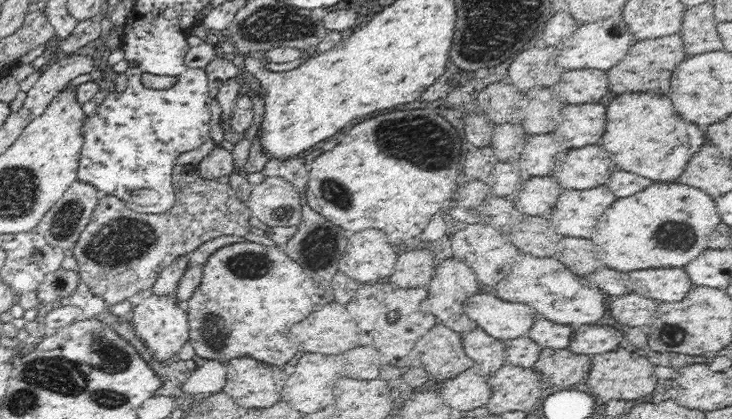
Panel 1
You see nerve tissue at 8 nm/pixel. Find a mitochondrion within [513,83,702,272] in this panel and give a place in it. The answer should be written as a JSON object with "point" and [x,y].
{"point":[675,237]}

